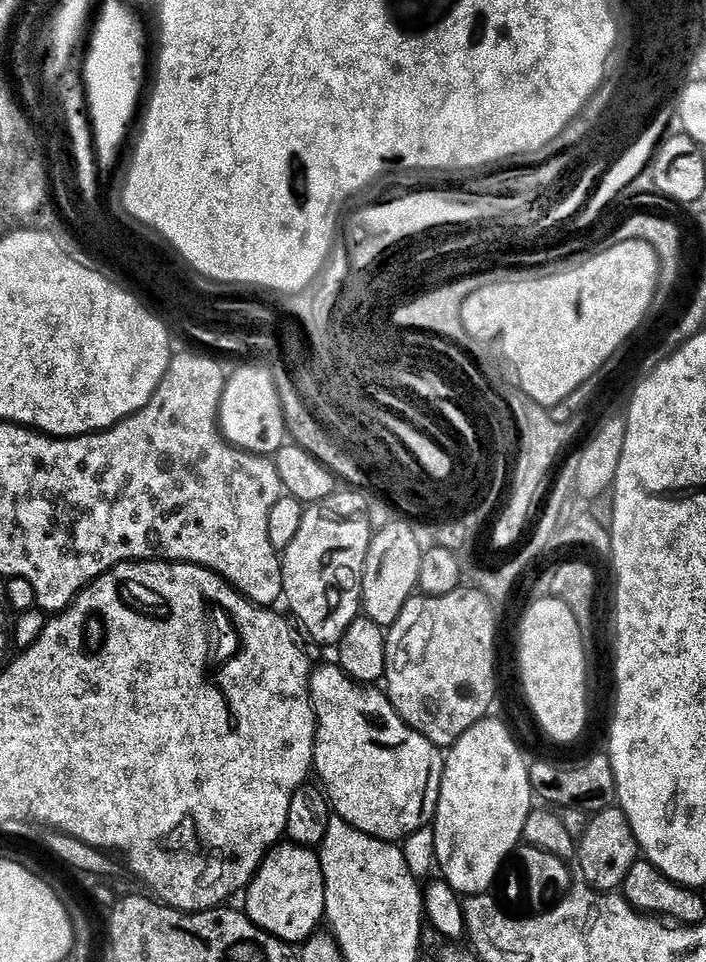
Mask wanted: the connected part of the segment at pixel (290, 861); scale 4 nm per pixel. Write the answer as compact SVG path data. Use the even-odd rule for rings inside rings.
M284 842L273 847L260 863L256 875L246 889L248 908L246 915L264 932L277 936L285 945L299 945L317 931L316 928L324 920L324 876L320 873L320 857L311 847L301 847L299 844Z

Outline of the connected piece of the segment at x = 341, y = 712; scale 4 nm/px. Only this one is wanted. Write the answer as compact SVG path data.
M335 663L313 667L308 677L308 695L316 715L316 741L312 747L315 775L320 775L331 811L362 834L379 840L400 842L412 836L436 815L444 773L445 753L418 734L396 712L379 687L357 684Z

